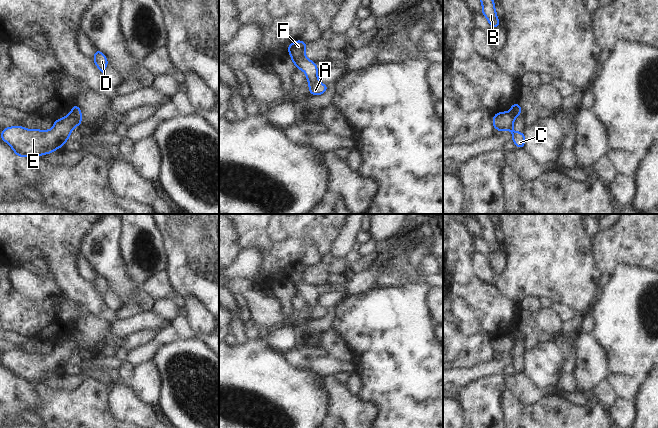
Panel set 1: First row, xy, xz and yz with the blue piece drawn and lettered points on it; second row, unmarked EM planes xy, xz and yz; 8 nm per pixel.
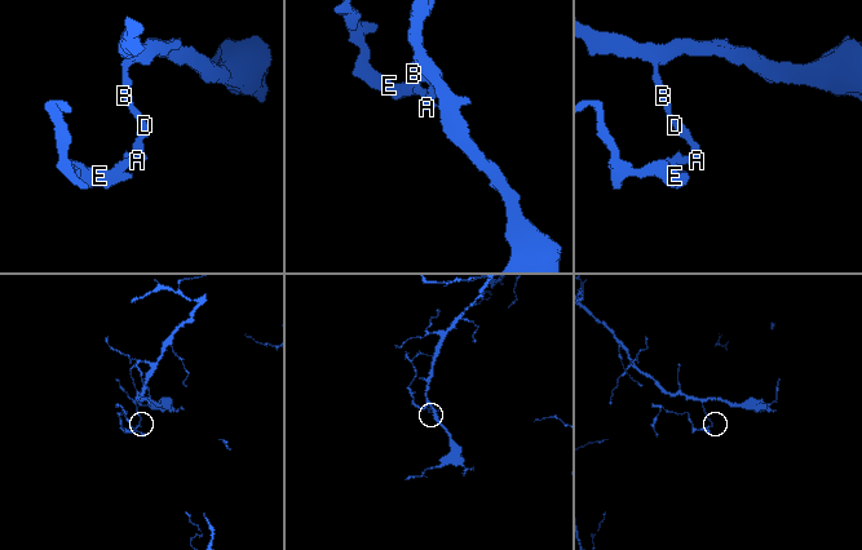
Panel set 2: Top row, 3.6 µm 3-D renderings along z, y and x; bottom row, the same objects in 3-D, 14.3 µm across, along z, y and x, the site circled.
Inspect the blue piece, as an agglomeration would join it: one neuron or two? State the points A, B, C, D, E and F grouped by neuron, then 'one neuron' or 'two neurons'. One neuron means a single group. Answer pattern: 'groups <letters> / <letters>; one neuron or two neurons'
groups A B D / C E F; two neurons

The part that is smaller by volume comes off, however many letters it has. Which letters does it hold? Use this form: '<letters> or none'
C, E, F

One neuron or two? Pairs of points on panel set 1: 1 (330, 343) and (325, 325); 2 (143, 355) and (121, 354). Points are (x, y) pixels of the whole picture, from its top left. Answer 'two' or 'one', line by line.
1: two
2: two

